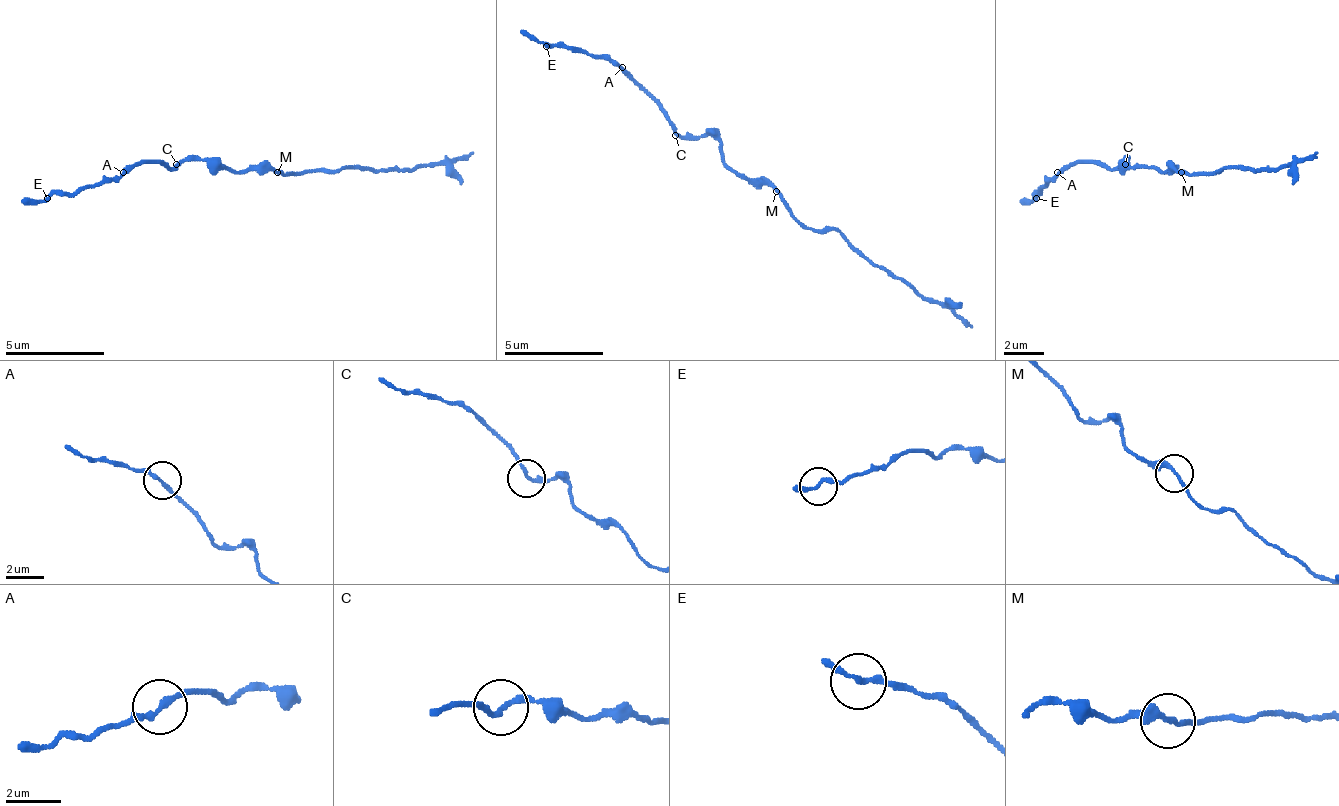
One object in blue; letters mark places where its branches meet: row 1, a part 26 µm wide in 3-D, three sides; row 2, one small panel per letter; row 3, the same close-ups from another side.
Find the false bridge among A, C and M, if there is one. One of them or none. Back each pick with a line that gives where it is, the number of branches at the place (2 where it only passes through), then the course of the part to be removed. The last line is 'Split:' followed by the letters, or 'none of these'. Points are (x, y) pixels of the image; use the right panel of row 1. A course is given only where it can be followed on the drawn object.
Split: none of these

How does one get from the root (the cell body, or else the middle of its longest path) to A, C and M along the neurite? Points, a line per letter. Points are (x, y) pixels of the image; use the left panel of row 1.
A: (241, 169), (221, 169), (211, 159), (181, 159), (171, 169), (161, 164), (132, 164), (122, 174)
C: (241, 169), (221, 169), (211, 159), (181, 159), (176, 164)
M: (241, 169), (271, 169), (276, 174)

